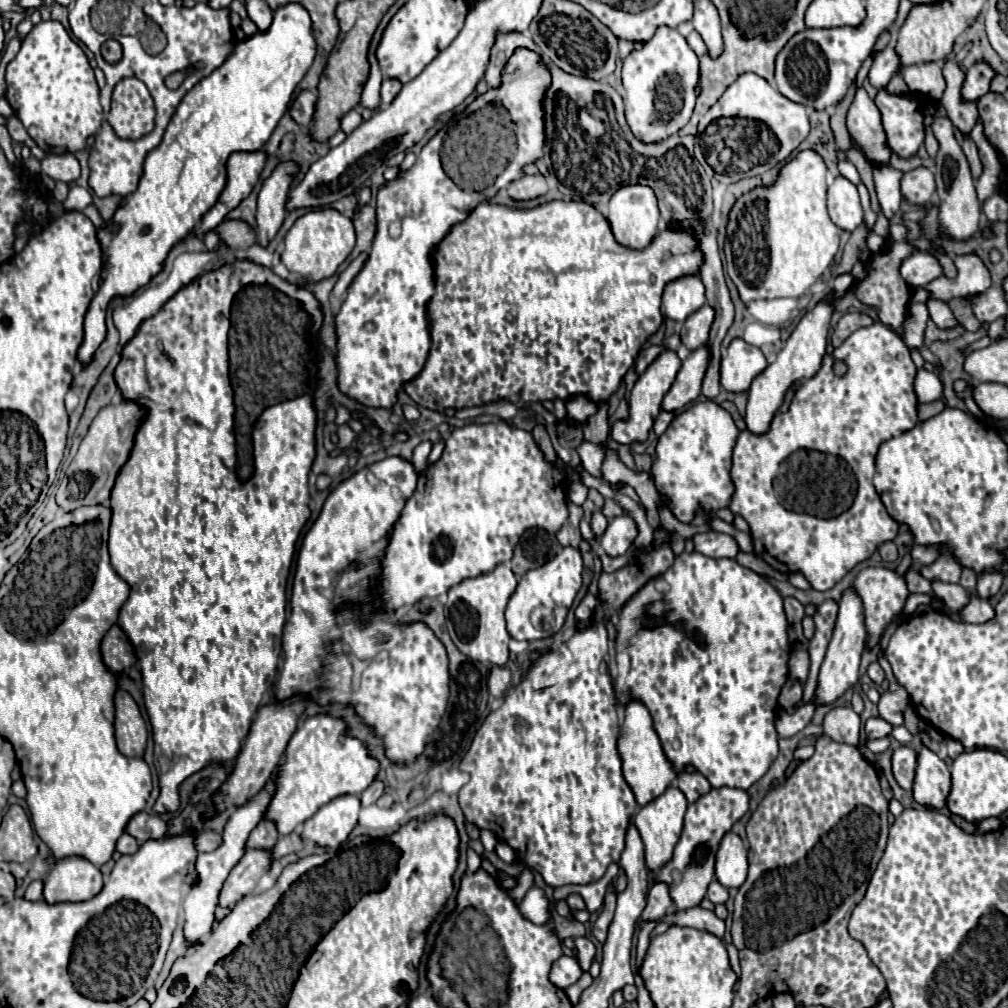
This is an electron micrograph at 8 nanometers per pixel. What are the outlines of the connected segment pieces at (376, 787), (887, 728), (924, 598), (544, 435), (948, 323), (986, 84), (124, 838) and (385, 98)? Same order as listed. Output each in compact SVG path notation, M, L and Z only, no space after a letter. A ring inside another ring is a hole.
M374 780L374 782L360 794L360 802L362 802L362 806L370 806L370 804L374 804L374 802L382 796L382 792L384 792L384 784L382 784L380 780Z
M868 718L866 724L864 724L864 732L866 732L868 740L884 738L884 736L888 736L892 732L892 724L888 724L882 718Z
M912 594L910 598L908 598L908 602L906 602L906 606L904 606L904 614L914 614L914 610L920 606L920 604L932 604L932 600L934 600L936 596L932 596L932 594Z
M536 424L534 430L532 430L532 436L534 436L534 440L538 442L538 446L542 448L542 452L546 454L546 460L554 462L556 452L554 452L554 448L552 448L552 438L550 438L550 434L548 434L546 424Z
M928 300L926 308L928 308L930 318L936 322L938 328L954 328L958 324L946 302L942 302L942 300Z
M984 62L974 64L970 70L966 70L966 82L962 86L964 100L978 100L986 92L990 92L990 82L992 82L994 74L996 72Z
M124 832L124 834L118 838L116 850L118 850L120 854L134 854L138 848L140 848L140 846L138 846L136 838L132 838L128 832Z
M386 78L382 82L382 106L388 106L394 100L394 96L400 92L400 88L402 82L396 82L396 78Z

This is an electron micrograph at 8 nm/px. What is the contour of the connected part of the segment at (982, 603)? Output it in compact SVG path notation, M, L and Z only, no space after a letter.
M970 594L968 604L964 606L964 610L960 610L960 618L964 622L972 622L972 624L986 622L992 616L994 616L994 608L990 606L988 600L982 600L978 594Z

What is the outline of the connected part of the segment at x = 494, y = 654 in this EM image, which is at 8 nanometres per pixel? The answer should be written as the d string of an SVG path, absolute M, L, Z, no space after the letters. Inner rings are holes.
M498 564L490 574L468 578L448 590L446 610L454 626L454 630L450 630L450 636L462 654L482 664L504 666L508 662L510 634L506 630L504 610L514 590L516 590L516 578L508 564Z

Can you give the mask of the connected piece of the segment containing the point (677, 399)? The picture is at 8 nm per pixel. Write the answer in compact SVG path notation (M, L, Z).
M702 346L694 352L690 352L690 356L682 362L682 368L680 368L672 388L664 396L662 410L678 412L678 410L686 408L690 402L694 402L700 394L700 386L702 386L706 368L708 368L708 348Z

